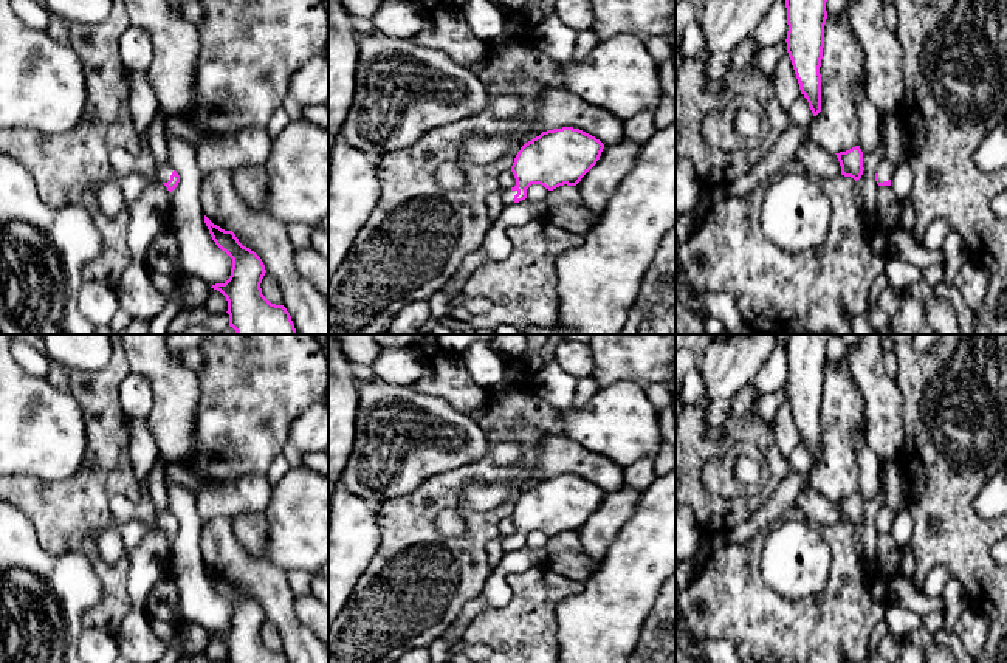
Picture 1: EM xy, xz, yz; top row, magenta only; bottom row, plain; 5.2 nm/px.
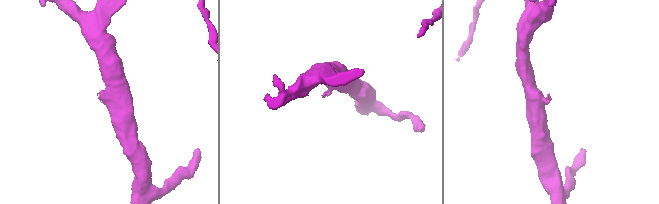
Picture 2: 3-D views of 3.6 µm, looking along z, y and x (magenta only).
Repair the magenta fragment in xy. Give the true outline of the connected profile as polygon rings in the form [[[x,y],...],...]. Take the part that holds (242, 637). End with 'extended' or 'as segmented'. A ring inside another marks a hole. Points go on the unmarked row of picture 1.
[[[206,562],[204,570],[215,592],[232,606],[229,626],[211,634],[226,644],[226,660],[229,663],[290,663],[284,652],[271,651],[262,641],[260,630],[266,620],[262,606],[243,593],[232,578],[222,576]]] | as segmented

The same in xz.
[[[579,476],[542,479],[517,499],[511,513],[516,533],[504,538],[504,550],[525,547],[531,531],[541,531],[548,538],[564,531],[576,533],[596,511],[603,496],[600,486]]] | extended

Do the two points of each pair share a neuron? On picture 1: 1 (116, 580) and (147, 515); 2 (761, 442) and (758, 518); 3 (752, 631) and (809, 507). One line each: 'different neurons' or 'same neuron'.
1: different neurons
2: different neurons
3: different neurons

